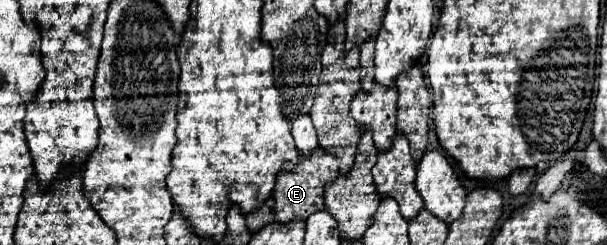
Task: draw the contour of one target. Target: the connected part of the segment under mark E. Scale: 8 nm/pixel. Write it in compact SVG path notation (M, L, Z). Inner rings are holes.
M315 150L311 154L311 158L301 156L295 170L281 170L277 174L277 182L275 182L275 220L277 222L289 222L293 216L299 216L303 220L309 218L309 214L313 214L315 210L323 210L323 188L327 182L333 182L333 178L337 178L339 174L339 162L337 158L333 158L333 154L323 152L323 150Z

